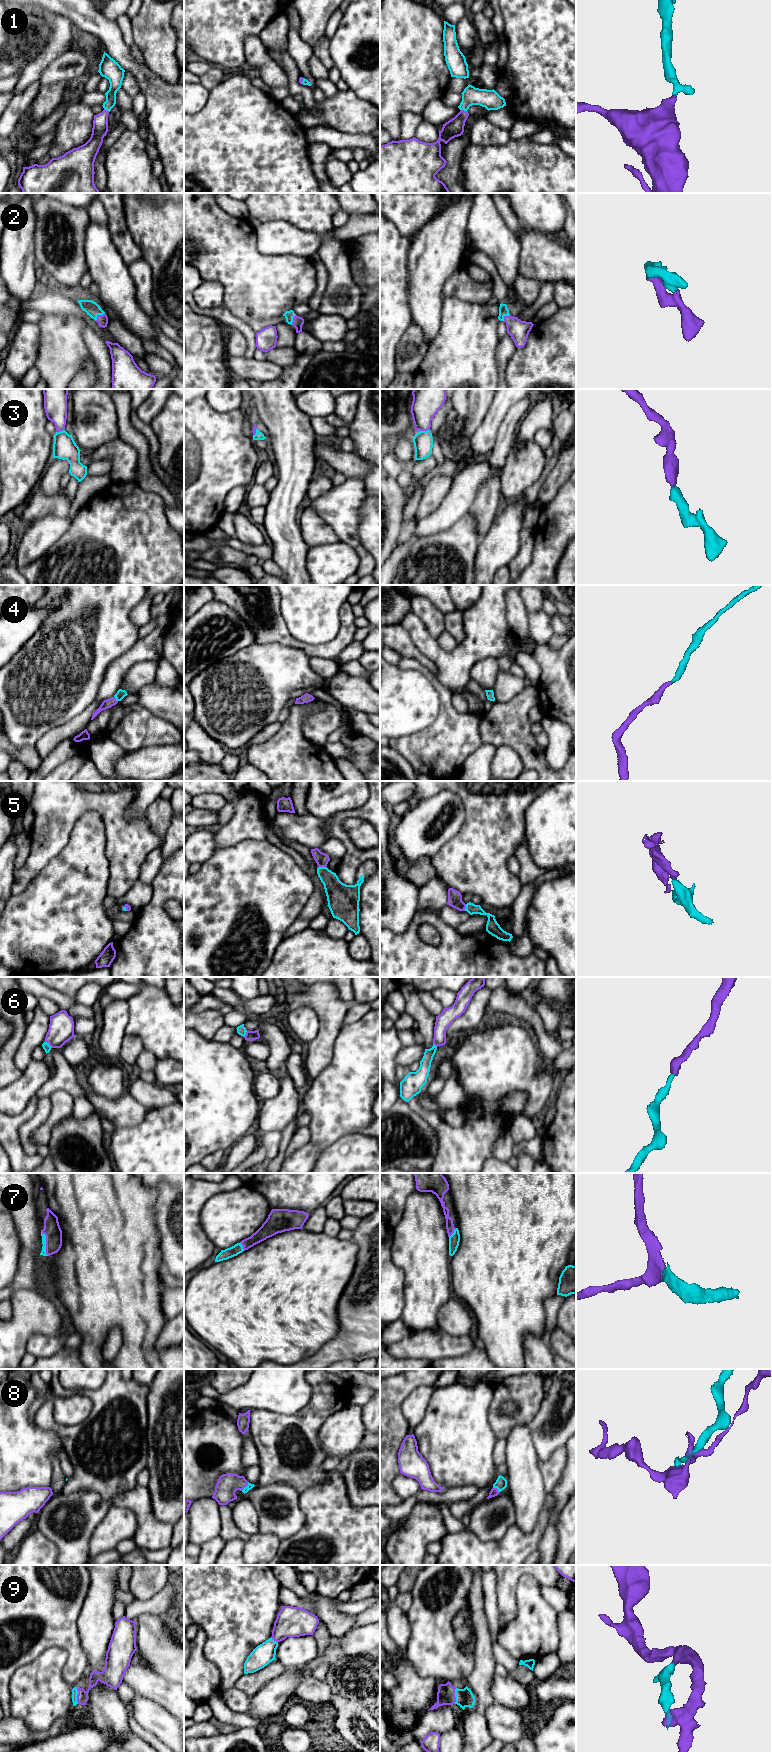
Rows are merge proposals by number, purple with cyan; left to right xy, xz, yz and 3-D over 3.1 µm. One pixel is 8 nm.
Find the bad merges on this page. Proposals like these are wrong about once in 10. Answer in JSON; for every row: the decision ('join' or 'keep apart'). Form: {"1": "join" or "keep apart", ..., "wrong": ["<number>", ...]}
{"1": "join", "2": "join", "3": "join", "4": "join", "5": "join", "6": "join", "7": "join", "8": "join", "9": "join", "wrong": []}

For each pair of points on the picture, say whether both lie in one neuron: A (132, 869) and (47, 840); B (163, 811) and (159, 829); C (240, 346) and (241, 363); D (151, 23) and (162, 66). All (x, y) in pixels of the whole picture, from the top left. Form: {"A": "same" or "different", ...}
{"A": "same", "B": "same", "C": "different", "D": "same"}

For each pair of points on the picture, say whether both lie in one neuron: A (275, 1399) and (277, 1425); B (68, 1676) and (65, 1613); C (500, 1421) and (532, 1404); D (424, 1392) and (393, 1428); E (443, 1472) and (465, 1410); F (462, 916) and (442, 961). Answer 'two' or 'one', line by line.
A: two
B: one
C: one
D: two
E: one
F: two

